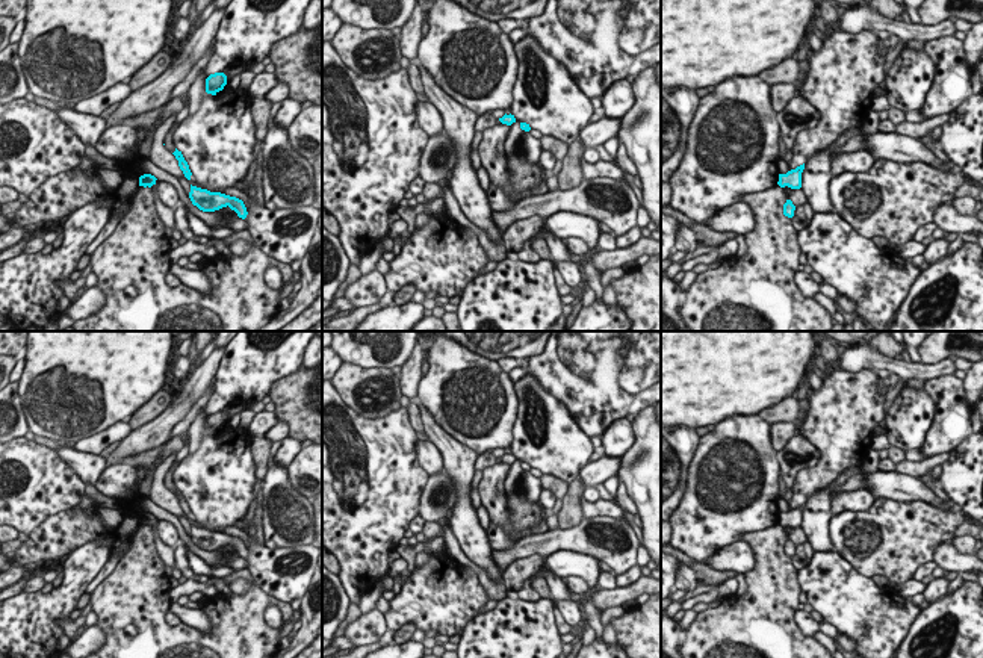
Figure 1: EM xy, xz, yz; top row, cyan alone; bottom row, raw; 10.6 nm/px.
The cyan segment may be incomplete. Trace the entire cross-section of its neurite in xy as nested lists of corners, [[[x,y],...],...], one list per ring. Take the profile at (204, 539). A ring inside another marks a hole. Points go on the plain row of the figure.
[[[191,523],[189,537],[192,543],[203,551],[215,551],[228,545],[242,558],[245,558],[248,554],[242,539],[221,532],[221,531],[210,531],[207,528],[201,528]]]

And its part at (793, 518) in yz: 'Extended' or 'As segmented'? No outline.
As segmented.

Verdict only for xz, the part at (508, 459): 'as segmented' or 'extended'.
extended

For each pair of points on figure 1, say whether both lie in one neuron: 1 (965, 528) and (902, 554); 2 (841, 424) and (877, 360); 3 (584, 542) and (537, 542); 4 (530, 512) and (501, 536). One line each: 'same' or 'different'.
1: different
2: different
3: same
4: same

